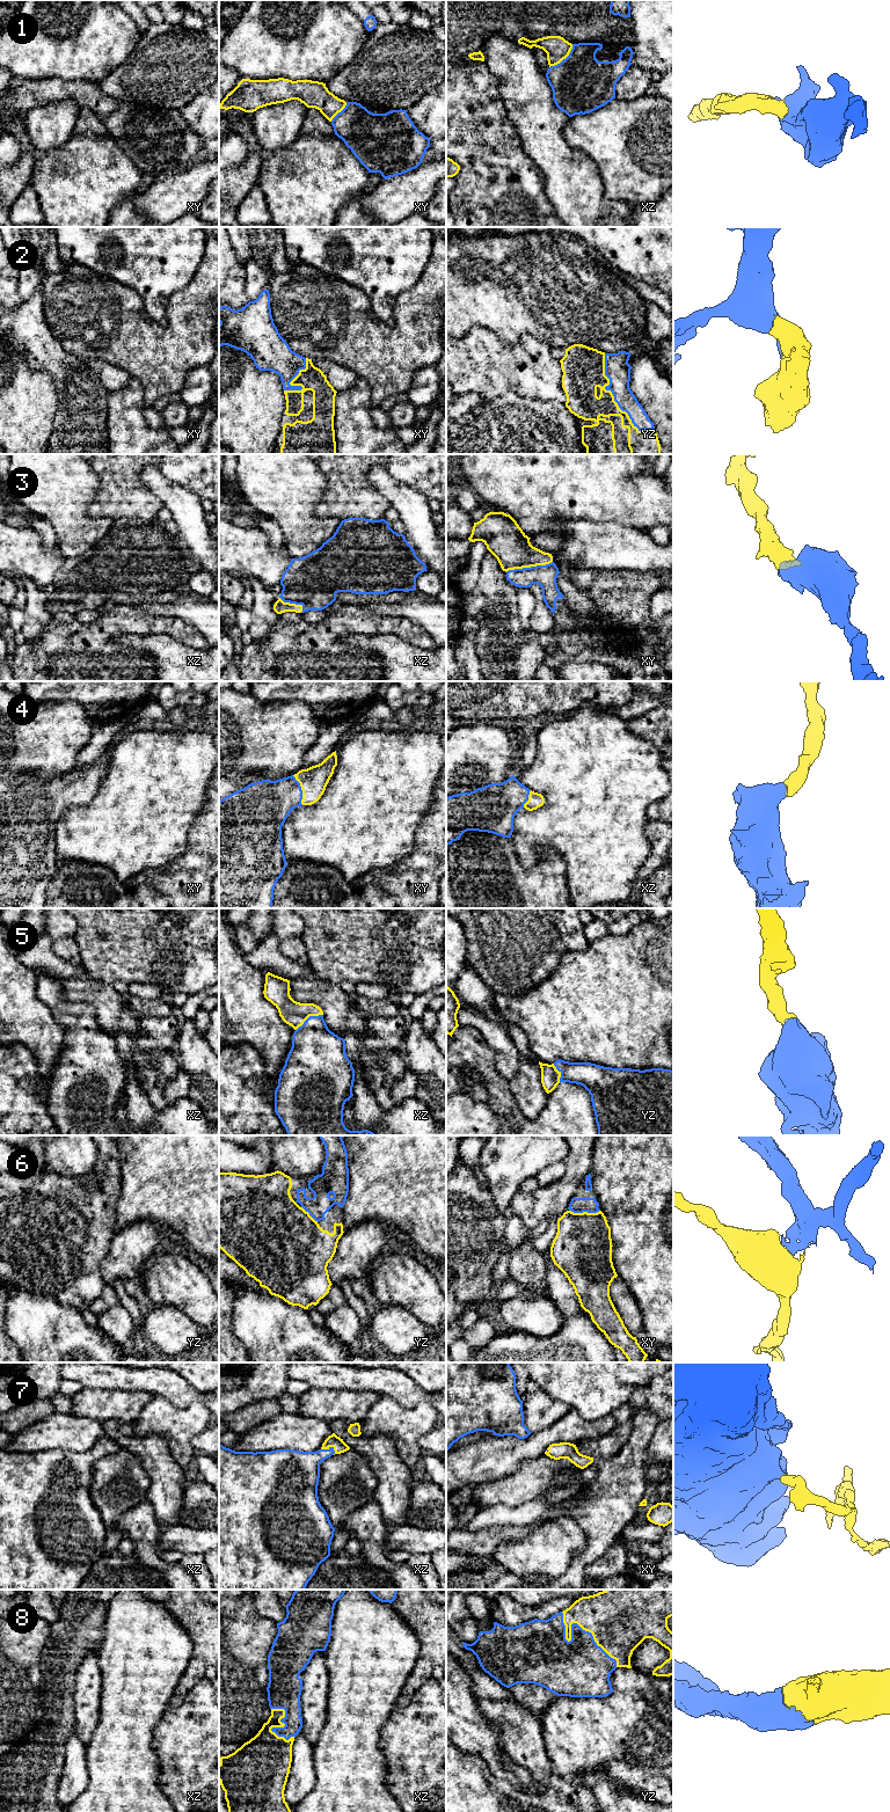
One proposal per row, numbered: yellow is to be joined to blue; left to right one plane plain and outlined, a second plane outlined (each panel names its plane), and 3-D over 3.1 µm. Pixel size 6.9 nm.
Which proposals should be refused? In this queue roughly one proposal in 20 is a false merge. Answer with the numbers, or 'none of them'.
none of them

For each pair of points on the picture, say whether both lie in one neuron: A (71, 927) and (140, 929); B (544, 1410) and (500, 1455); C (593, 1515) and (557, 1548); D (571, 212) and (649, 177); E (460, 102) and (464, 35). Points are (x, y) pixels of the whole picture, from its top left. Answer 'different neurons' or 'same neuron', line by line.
A: different neurons
B: different neurons
C: different neurons
D: different neurons
E: different neurons

